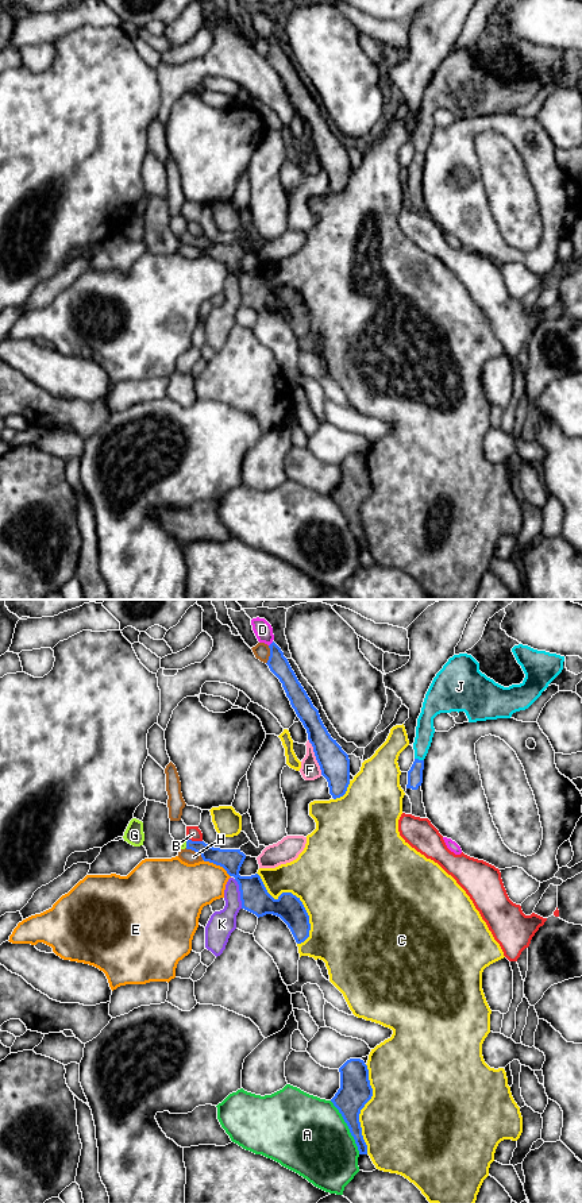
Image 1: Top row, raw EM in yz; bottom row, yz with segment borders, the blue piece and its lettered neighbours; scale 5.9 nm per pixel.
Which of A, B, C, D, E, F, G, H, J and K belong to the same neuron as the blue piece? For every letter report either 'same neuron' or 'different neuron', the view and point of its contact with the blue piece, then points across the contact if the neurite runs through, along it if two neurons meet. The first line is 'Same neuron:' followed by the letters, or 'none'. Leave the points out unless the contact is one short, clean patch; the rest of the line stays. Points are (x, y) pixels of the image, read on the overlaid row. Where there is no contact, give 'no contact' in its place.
Same neuron: G, J
A: different neuron; contact yz (349, 1128)
B: different neuron; contact yz (195, 841)
C: different neuron; contact yz (296, 897)
D: different neuron; contact yz (270, 644)
E: different neuron; contact yz (218, 864); border yz (203, 859), (219, 864), (230, 876)
F: different neuron; contact yz (315, 755)
G: same neuron; contact yz (187, 843); way yz (224, 858), (187, 843), (182, 845)
H: different neuron; contact yz (195, 851)
J: same neuron; contact yz (417, 759); way yz (415, 775), (417, 759), (424, 731)
K: different neuron; contact yz (241, 894); border yz (234, 879), (239, 887), (242, 907)

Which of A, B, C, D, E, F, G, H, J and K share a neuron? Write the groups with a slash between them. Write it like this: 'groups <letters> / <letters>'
groups A / B / C / D / E / F / G J / H / K

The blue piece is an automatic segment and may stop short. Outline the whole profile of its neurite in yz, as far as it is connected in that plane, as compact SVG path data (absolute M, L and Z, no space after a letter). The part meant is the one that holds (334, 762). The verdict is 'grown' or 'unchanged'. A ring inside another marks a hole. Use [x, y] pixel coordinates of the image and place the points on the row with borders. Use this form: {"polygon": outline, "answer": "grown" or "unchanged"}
{"polygon": "M273 641L267 666L280 679L286 697L308 733L321 775L327 779L334 799L346 794L350 784L350 759L342 747L331 737L319 710L298 682L281 648Z", "answer": "unchanged"}

